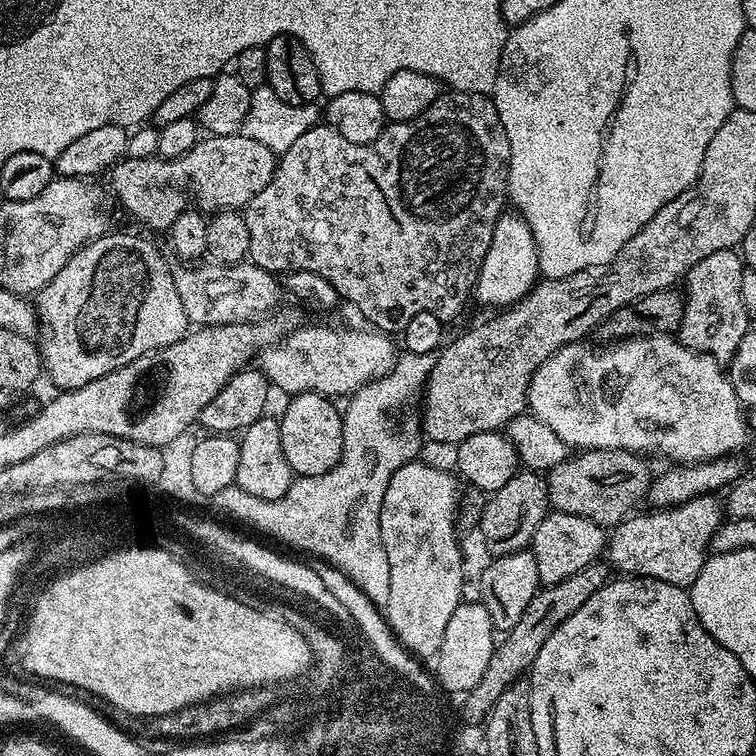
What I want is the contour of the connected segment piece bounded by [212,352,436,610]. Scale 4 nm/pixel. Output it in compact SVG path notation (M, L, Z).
M404 352L397 355L396 364L385 376L362 385L358 391L347 397L348 405L343 405L342 408L342 454L340 461L330 470L326 470L326 474L296 476L286 494L277 500L254 498L254 494L246 494L246 490L231 486L215 494L212 497L213 504L215 503L222 511L229 512L234 519L241 520L244 524L253 524L258 531L265 532L266 535L273 536L290 547L301 548L309 557L320 557L332 564L348 576L358 590L364 591L370 602L378 609L384 610L390 598L390 562L386 562L386 550L382 546L380 533L382 498L386 494L386 486L390 486L390 478L394 478L394 470L398 470L403 464L409 464L421 455L420 440L422 441L417 421L415 424L414 421L408 420L401 428L396 428L395 422L392 421L392 412L406 407L415 396L417 399L421 395L435 361L436 356L433 354Z

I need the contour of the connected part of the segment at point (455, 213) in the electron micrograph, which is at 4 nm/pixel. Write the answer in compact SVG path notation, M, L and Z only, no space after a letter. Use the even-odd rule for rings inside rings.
M445 91L425 112L415 116L413 120L401 120L389 123L382 134L374 142L359 144L346 142L338 130L328 127L327 123L317 123L316 127L306 130L290 150L279 157L276 172L266 182L266 186L243 209L246 230L250 230L250 250L248 256L251 263L262 270L273 274L289 272L313 272L322 274L334 290L338 290L341 301L353 304L373 329L385 334L400 334L417 314L434 314L434 318L451 322L473 295L476 279L482 270L482 258L486 258L486 250L490 250L490 242L494 238L494 226L506 208L508 200L508 163L510 162L510 138L506 138L506 130L502 126L502 118L498 118L496 103L491 95L483 96L473 92Z

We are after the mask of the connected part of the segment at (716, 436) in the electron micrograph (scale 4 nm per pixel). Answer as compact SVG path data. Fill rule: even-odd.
M675 335L670 336L635 336L629 340L617 340L609 343L604 348L591 348L588 342L577 342L567 344L564 348L559 348L538 370L532 375L532 381L528 387L526 397L527 407L531 415L537 416L558 438L562 438L564 444L574 450L587 450L590 448L621 448L627 452L637 454L649 454L648 452L661 452L664 456L669 456L669 461L676 464L701 464L707 460L713 460L719 456L730 456L739 453L739 448L748 440L750 429L746 419L745 409L739 397L736 396L735 386L726 375L725 369L712 356L705 352L692 352L681 344Z

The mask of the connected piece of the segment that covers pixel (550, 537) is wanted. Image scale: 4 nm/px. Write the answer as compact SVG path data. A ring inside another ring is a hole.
M555 510L538 522L538 530L534 530L530 551L537 563L538 578L541 585L547 586L562 582L562 578L570 578L570 574L578 574L578 570L586 570L586 566L597 563L606 548L606 532L599 524L590 522L590 518L578 518L578 514L566 514Z

